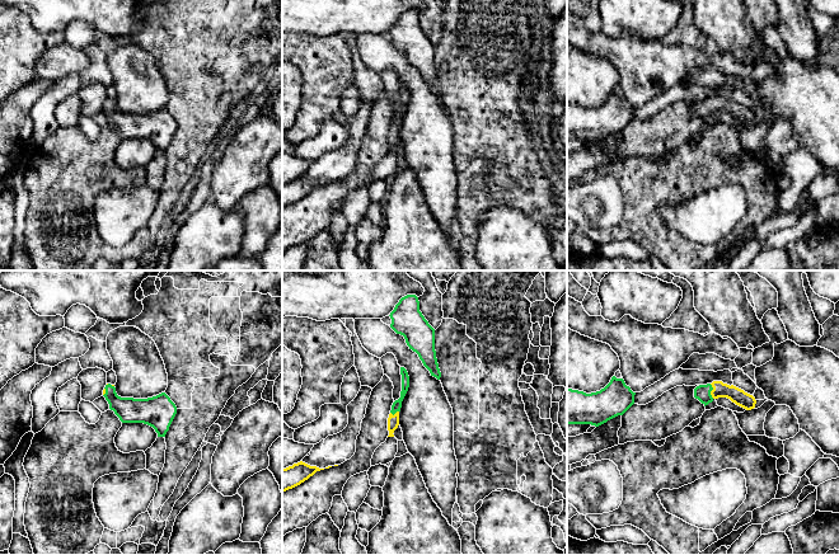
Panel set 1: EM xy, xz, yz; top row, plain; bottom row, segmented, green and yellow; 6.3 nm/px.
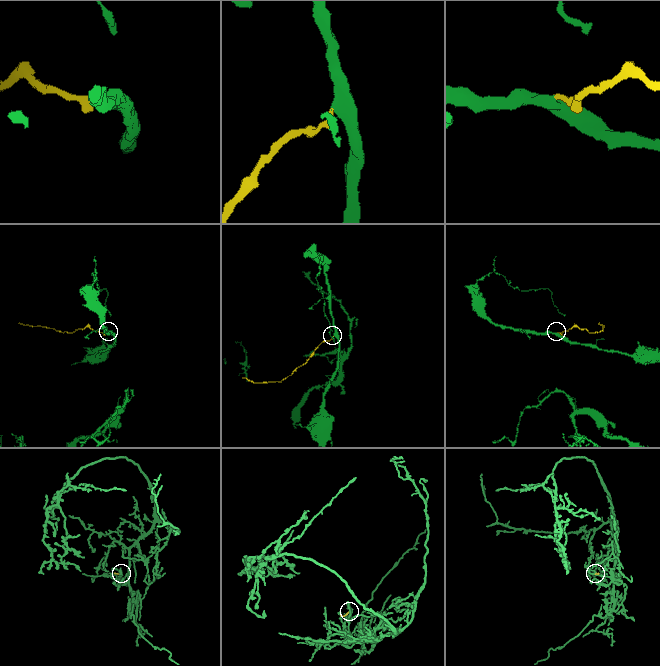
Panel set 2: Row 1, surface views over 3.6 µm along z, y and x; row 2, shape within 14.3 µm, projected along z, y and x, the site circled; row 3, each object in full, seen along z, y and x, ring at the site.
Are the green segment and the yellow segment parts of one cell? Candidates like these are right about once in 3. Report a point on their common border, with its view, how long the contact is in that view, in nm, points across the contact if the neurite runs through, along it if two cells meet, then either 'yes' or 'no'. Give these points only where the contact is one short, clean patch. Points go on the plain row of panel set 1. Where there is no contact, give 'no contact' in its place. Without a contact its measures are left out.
meets green in yz at (711, 106); contact 100 nm long; runs through yz (702, 108), (711, 106), (726, 106), (736, 111); yes

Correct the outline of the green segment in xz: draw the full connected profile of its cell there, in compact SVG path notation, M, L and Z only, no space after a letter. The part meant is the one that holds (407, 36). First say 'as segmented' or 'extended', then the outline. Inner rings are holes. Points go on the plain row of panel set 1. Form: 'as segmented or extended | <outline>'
as segmented | M407 10L399 15L390 28L390 43L404 52L409 65L416 67L431 91L440 95L435 66L435 44L420 27L420 17L416 10Z

